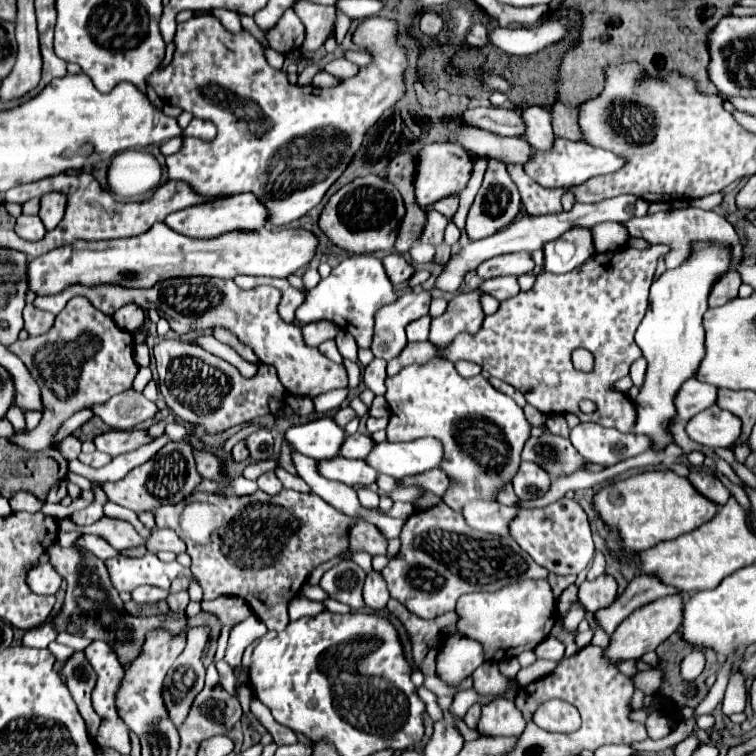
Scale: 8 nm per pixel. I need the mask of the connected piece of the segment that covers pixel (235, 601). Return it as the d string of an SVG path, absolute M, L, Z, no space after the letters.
M216 598L216 600L204 600L202 608L210 614L214 614L220 624L222 624L222 632L218 639L218 647L215 654L215 662L222 660L225 656L229 632L232 626L236 626L238 622L246 620L252 610L246 606L246 602L242 598Z

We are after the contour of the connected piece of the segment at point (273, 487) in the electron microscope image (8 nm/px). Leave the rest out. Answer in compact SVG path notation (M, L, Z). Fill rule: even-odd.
M266 472L258 478L258 488L266 494L278 494L282 490L282 482L276 478L274 472Z

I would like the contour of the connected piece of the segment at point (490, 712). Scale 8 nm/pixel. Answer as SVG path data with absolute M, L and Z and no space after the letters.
M496 700L482 708L482 716L478 722L478 734L496 738L496 736L520 736L524 732L524 718L520 710L516 710L514 702Z

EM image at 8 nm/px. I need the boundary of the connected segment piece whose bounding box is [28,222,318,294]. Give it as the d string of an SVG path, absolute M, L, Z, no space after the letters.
M158 222L148 230L148 234L142 234L140 238L124 238L124 240L112 240L112 242L72 242L72 246L62 246L60 250L52 250L40 258L34 258L28 264L28 282L30 290L36 294L56 294L64 290L64 286L70 284L86 284L94 286L100 282L112 282L132 288L148 288L164 278L186 278L186 276L214 276L214 278L234 278L238 274L248 276L272 276L272 278L288 278L300 268L306 268L312 258L316 256L318 238L306 230L306 228L266 228L256 230L248 234L232 232L224 234L222 238L212 240L192 240L184 238L182 234L176 234L166 224Z

